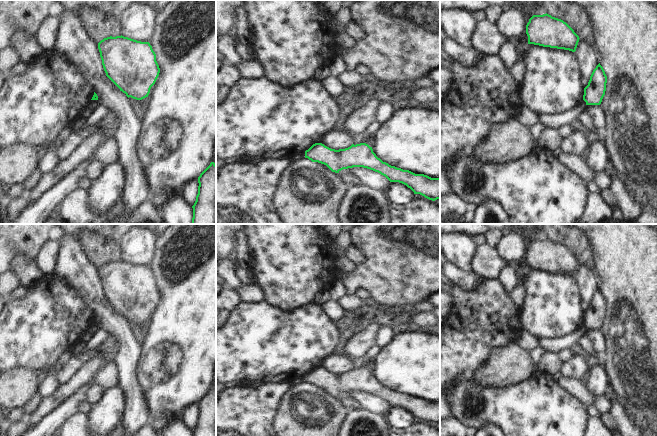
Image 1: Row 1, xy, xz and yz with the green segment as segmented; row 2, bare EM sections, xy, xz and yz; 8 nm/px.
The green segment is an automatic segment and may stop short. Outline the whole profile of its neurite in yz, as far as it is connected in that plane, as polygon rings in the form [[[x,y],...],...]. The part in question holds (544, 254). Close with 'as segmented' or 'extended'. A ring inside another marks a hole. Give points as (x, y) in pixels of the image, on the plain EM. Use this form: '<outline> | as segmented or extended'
[[[549,238],[533,239],[526,249],[528,268],[576,275],[579,260],[563,244]]] | as segmented

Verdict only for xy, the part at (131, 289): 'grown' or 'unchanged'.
unchanged

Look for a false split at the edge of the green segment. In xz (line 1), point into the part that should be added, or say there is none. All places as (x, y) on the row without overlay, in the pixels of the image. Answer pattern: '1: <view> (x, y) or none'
1: none

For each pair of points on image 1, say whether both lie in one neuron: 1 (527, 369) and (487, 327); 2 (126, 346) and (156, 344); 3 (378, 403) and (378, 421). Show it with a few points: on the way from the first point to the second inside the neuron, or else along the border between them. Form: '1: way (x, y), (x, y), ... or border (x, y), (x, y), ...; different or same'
1: border (515, 338), (496, 346), (486, 360); different
2: border (141, 345), (138, 366), (136, 368); different
3: border (362, 408), (380, 413), (383, 416); different

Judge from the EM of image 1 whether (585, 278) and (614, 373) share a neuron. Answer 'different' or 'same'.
different

